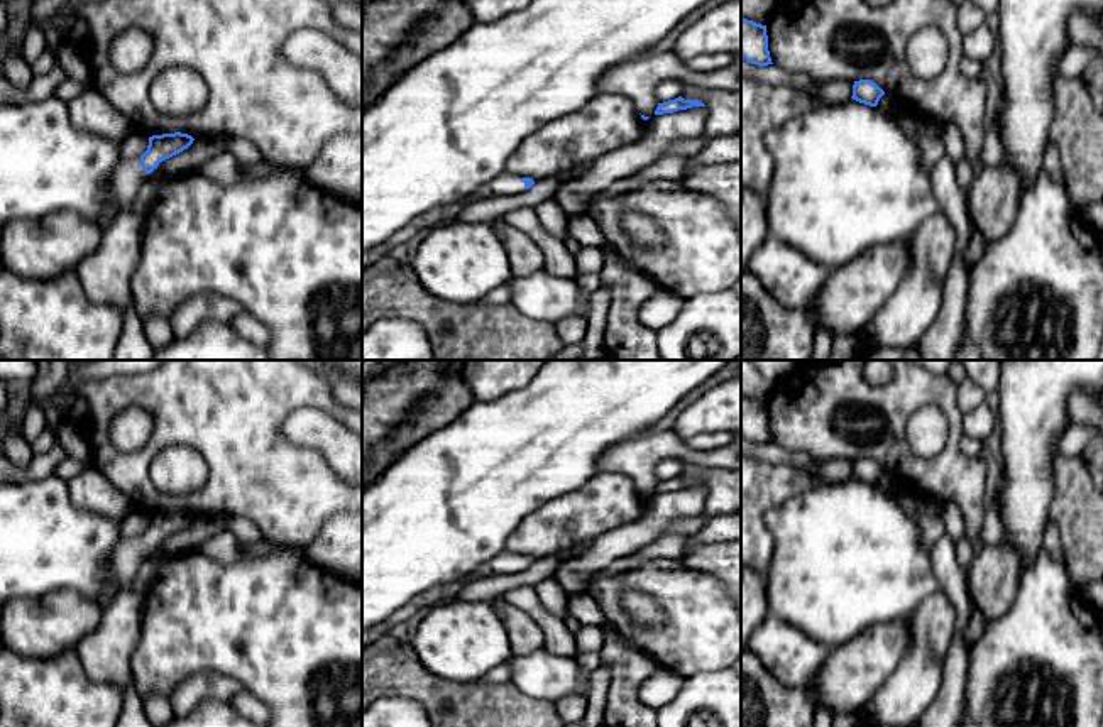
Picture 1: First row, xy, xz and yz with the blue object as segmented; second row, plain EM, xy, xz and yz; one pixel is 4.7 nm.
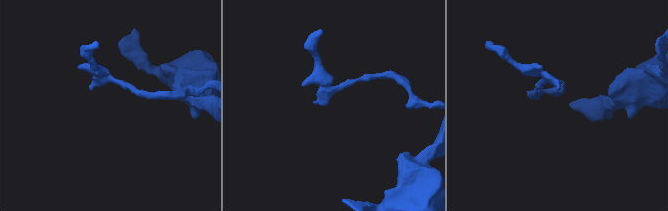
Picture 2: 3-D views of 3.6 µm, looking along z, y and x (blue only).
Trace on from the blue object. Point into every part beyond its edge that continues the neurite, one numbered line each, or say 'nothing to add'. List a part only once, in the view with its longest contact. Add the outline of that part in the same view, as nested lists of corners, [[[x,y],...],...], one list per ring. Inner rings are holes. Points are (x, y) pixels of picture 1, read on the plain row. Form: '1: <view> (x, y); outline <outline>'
1: xy (127, 557); outline [[[120,538],[112,553],[112,568],[123,590],[130,585],[149,553],[142,548],[140,538]]]

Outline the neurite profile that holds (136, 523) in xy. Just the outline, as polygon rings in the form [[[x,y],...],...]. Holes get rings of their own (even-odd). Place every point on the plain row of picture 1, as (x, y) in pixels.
[[[130,511],[120,522],[120,533],[123,538],[140,538],[147,529],[149,516],[139,511]]]

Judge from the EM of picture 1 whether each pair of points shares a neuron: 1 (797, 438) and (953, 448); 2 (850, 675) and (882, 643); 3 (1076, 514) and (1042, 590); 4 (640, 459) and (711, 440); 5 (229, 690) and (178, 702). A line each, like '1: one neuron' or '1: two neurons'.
1: one neuron
2: one neuron
3: two neurons
4: two neurons
5: one neuron

